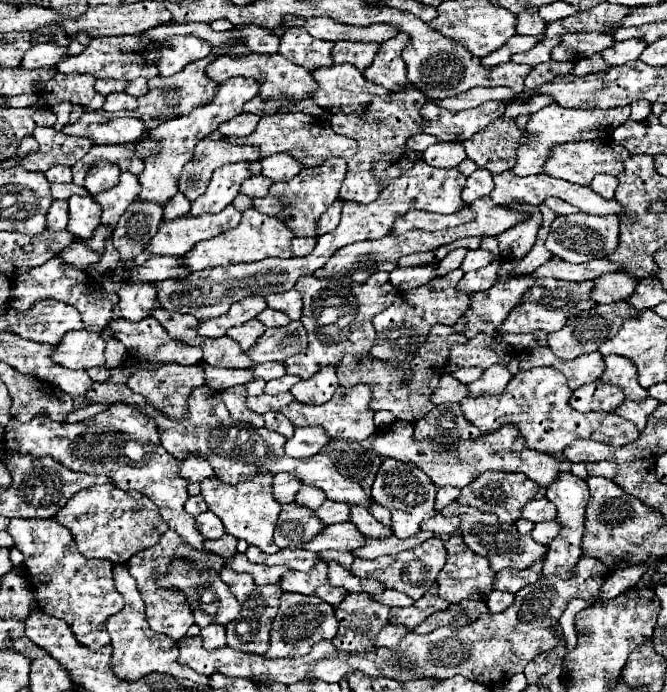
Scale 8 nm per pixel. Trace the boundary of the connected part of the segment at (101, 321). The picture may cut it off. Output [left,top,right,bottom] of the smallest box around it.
[9,256,119,334]

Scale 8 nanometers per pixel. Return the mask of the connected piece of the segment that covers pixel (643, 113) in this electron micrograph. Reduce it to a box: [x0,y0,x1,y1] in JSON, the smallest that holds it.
[629,100,651,120]

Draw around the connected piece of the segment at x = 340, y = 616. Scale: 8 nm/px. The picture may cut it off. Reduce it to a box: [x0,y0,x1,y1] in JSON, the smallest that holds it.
[331,594,389,652]

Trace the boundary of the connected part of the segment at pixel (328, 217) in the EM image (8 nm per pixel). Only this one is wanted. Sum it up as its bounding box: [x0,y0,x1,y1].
[319,200,343,234]

